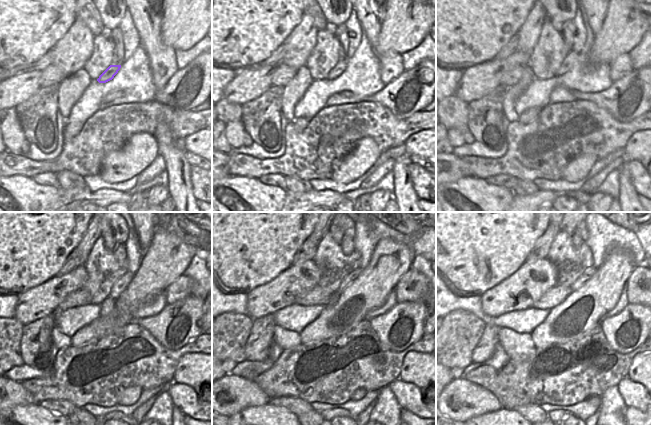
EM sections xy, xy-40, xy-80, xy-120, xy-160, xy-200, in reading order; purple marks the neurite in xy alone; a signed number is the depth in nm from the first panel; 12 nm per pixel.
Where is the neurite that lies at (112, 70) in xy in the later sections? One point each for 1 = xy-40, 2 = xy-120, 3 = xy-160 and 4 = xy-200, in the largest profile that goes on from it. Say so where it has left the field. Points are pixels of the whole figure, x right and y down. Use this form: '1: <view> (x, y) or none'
1: xy-40 (340, 67)
2: xy-120 (122, 283)
3: xy-160 (353, 275)
4: xy-200 (589, 272)

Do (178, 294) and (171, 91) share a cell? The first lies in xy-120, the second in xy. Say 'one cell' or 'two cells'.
two cells

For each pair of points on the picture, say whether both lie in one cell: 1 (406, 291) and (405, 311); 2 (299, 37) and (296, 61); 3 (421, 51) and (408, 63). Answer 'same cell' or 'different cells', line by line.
1: different cells
2: same cell
3: same cell

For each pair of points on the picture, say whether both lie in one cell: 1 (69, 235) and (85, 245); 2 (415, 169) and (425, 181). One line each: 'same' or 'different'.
1: different
2: same

